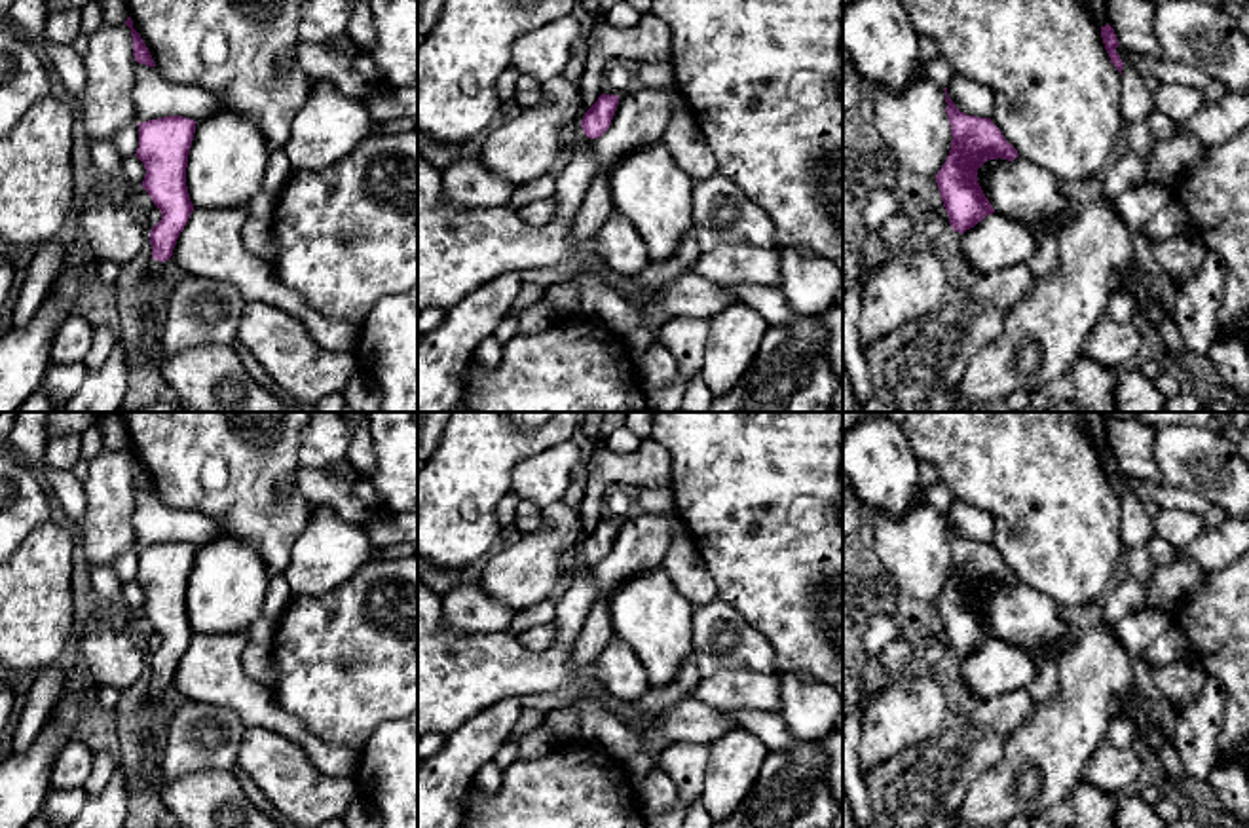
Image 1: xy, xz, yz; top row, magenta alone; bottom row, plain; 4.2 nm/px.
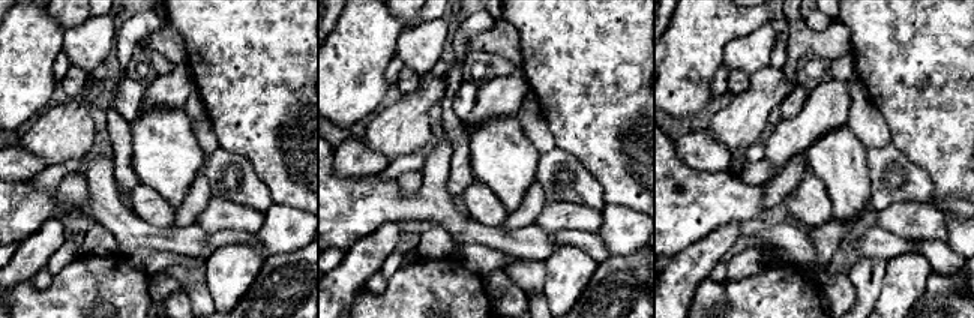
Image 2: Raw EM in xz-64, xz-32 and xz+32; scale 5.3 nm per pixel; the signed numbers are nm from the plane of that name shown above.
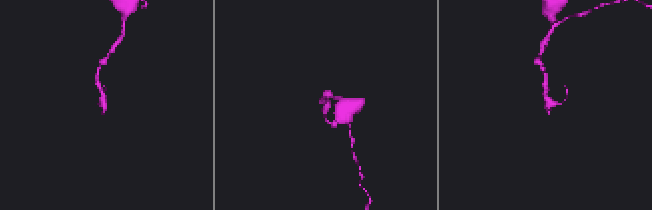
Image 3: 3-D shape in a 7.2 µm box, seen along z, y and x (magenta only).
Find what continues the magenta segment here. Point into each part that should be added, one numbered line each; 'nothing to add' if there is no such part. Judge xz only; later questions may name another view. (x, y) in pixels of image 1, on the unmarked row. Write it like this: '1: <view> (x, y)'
nothing to add

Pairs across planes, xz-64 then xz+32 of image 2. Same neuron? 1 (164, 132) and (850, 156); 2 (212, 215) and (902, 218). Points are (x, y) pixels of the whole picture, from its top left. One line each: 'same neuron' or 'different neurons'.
1: same neuron
2: same neuron

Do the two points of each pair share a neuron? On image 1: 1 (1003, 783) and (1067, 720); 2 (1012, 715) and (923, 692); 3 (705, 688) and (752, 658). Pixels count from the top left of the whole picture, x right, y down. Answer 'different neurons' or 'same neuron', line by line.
1: same neuron
2: different neurons
3: different neurons

